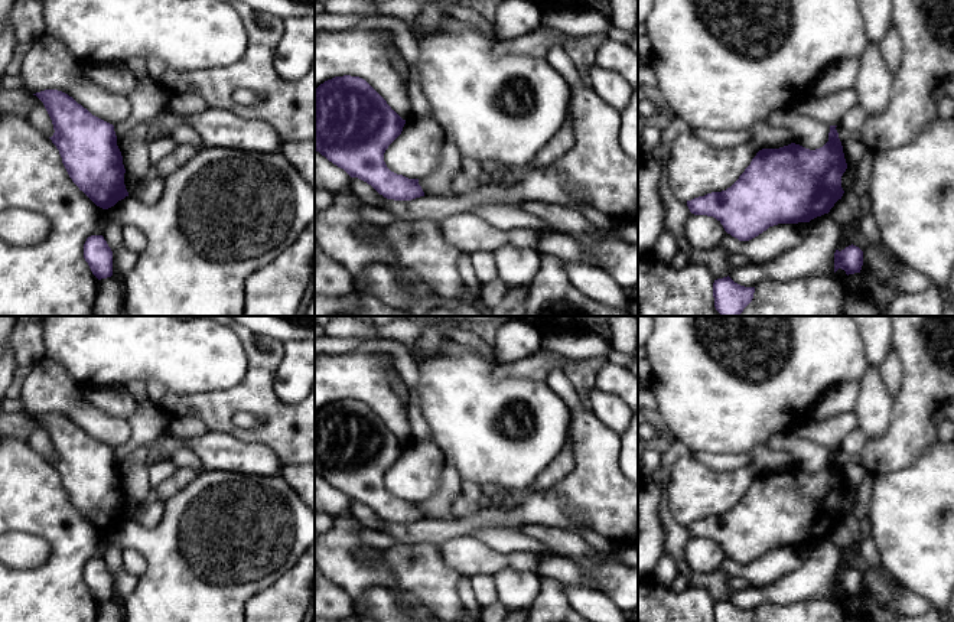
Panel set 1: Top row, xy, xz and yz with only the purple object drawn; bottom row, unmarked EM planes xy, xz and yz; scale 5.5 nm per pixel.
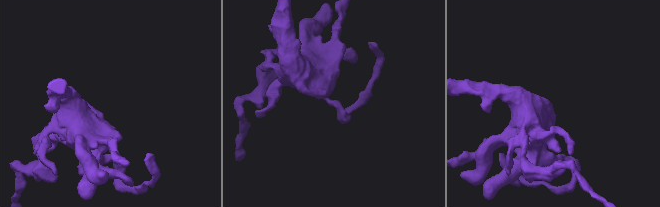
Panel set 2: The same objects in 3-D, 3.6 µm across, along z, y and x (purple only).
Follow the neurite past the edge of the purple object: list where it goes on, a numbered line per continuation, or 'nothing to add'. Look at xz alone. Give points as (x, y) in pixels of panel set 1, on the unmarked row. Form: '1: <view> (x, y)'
nothing to add

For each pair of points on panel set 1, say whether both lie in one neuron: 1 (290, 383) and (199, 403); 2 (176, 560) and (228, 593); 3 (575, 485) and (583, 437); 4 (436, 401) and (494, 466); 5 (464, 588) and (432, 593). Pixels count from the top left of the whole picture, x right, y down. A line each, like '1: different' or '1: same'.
1: different
2: same
3: same
4: same
5: different

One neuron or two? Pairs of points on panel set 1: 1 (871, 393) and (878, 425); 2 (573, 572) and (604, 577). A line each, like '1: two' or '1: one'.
1: one
2: two

